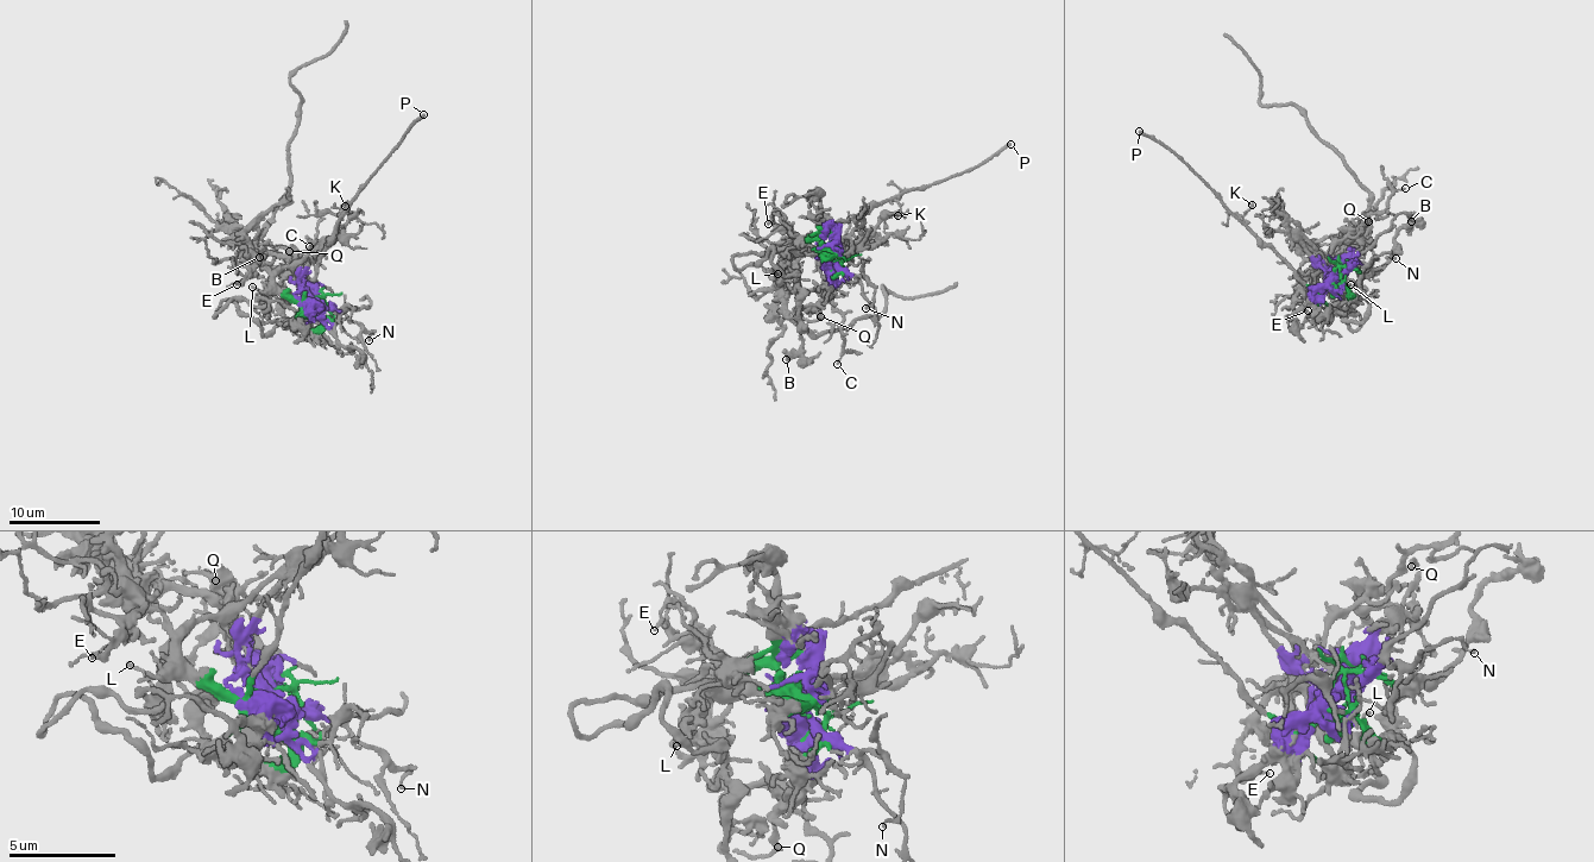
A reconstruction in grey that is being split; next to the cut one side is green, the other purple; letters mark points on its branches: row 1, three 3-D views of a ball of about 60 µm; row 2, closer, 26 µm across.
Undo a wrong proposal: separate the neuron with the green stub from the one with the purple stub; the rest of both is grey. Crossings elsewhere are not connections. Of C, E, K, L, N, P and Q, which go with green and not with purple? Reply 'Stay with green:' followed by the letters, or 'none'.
Stay with green: K, L, P

